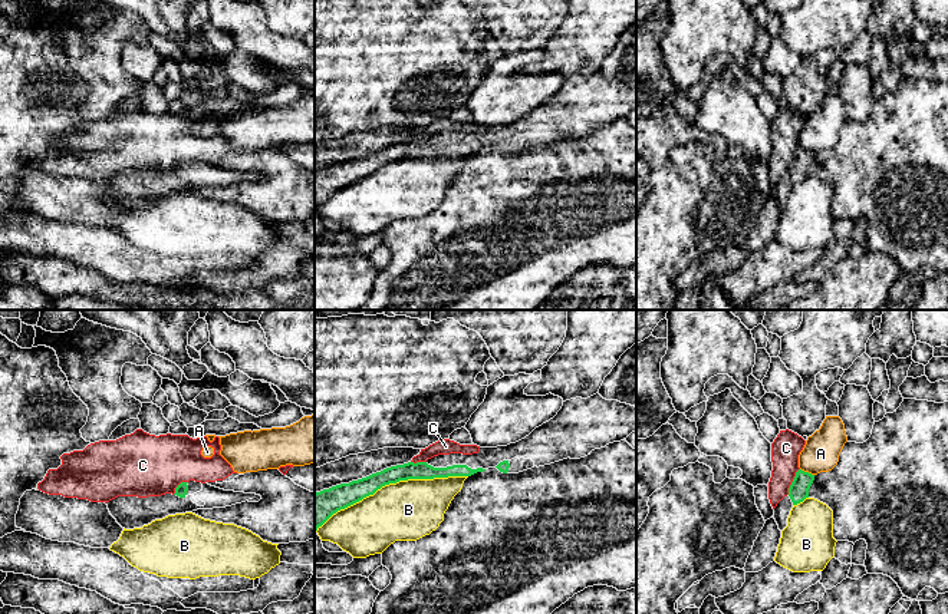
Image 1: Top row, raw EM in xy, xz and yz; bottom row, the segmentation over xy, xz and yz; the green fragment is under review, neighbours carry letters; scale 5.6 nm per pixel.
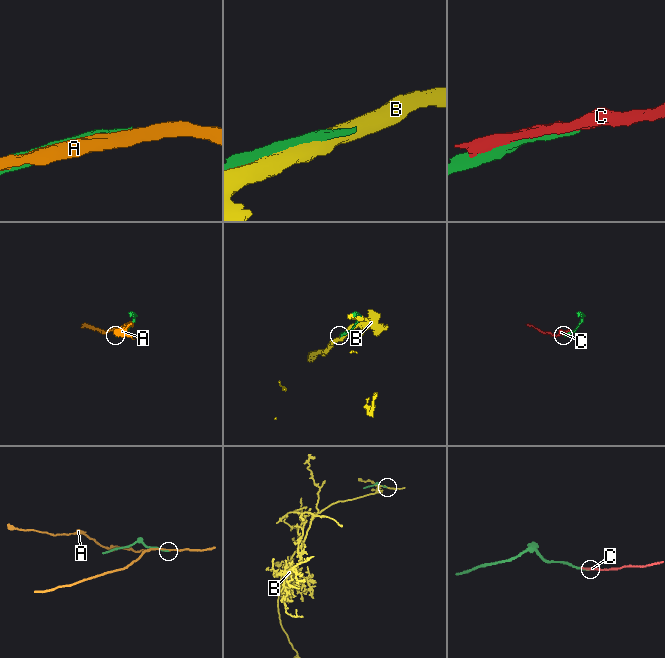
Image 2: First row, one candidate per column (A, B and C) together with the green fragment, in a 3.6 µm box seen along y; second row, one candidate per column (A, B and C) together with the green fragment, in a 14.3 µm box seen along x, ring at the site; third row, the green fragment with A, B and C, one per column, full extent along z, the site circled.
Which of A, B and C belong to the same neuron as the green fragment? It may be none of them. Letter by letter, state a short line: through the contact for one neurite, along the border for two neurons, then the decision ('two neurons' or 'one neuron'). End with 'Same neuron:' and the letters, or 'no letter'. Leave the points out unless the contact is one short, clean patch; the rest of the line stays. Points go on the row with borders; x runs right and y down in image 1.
A: two neurons
B: two neurons
C: two neurons
Same neuron: no letter

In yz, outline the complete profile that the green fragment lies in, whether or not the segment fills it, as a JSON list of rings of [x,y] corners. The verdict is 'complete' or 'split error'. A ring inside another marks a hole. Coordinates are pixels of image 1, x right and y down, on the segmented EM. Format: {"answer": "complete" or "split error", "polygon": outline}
{"answer": "split error", "polygon": [[[799,469],[789,488],[789,495],[784,496],[774,508],[774,519],[779,529],[783,531],[787,526],[787,518],[794,505],[809,498],[809,489],[814,481],[814,475]]]}

